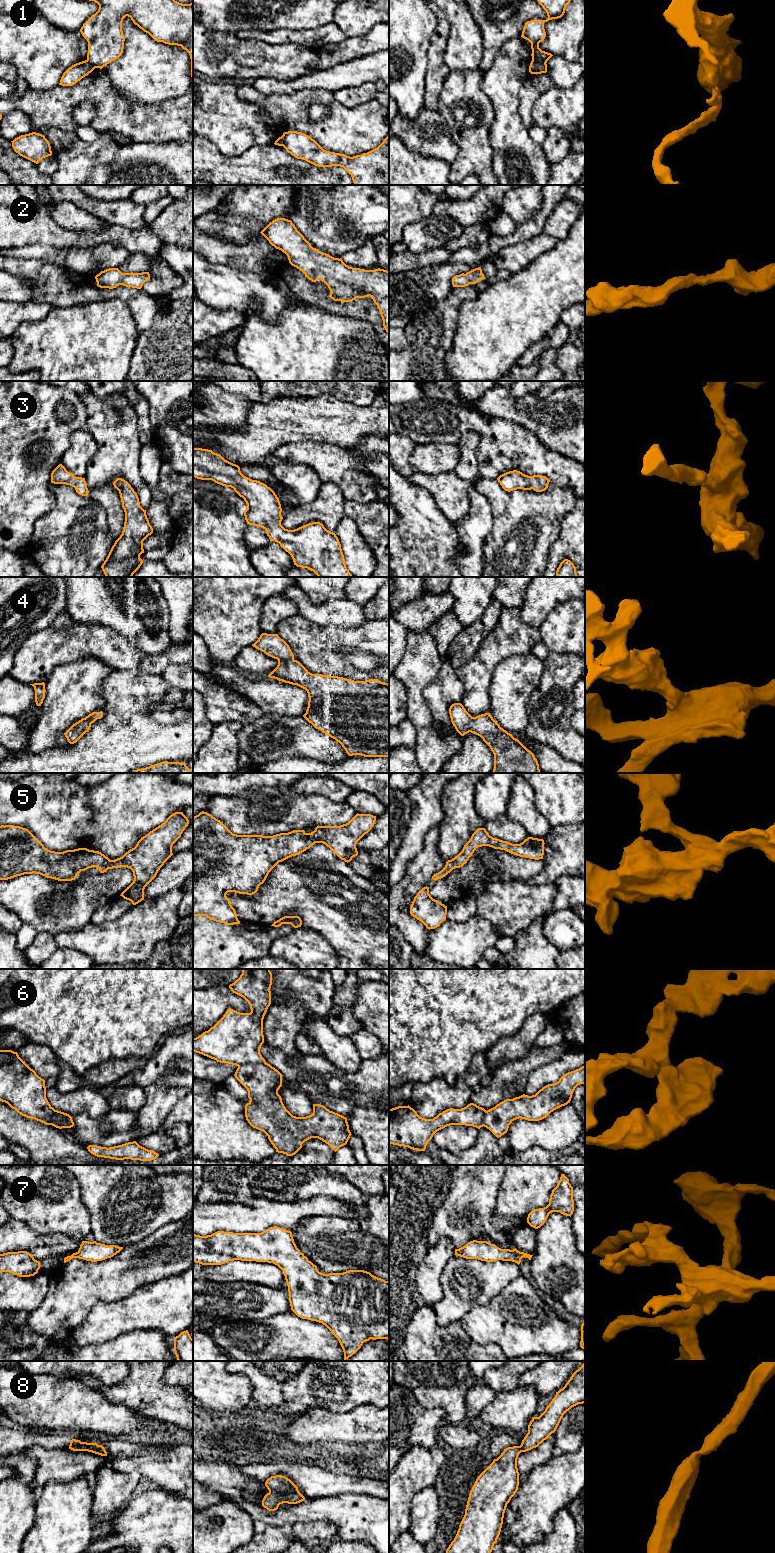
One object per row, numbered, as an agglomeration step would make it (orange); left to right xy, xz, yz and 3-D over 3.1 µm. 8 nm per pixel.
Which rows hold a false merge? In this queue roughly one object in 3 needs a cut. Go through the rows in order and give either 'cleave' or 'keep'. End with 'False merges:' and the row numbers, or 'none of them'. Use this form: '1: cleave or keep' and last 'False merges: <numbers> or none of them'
1: cleave
2: keep
3: keep
4: keep
5: keep
6: cleave
7: keep
8: keep
False merges: 1, 6

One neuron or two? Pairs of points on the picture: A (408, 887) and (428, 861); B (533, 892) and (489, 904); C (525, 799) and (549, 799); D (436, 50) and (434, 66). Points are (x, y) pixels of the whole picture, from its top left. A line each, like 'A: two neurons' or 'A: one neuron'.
A: one neuron
B: one neuron
C: two neurons
D: one neuron

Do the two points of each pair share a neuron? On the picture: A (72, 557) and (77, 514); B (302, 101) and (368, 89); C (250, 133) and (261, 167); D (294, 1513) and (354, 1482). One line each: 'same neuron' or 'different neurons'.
A: same neuron
B: different neurons
C: different neurons
D: different neurons

